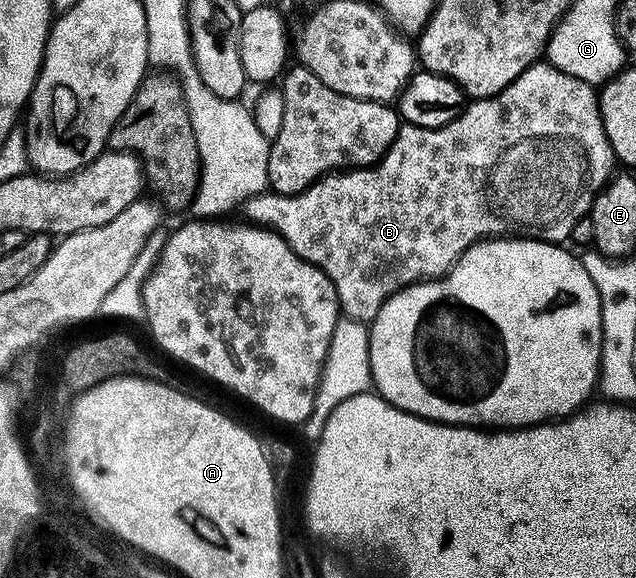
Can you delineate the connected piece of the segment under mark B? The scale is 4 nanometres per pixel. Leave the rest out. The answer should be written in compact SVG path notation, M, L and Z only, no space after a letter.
M539 62L528 68L518 80L511 82L503 94L499 94L490 100L479 100L470 103L462 111L461 117L439 130L423 130L410 124L405 124L401 132L395 138L389 153L381 159L381 163L371 168L358 168L346 170L332 176L322 176L316 184L313 184L306 192L300 192L297 196L279 196L276 194L264 194L251 197L243 205L244 219L248 223L268 228L277 232L299 254L301 260L308 264L314 264L323 274L331 278L335 290L339 294L341 311L350 320L358 320L360 324L372 322L387 301L405 288L413 284L424 284L426 280L439 280L447 275L455 267L457 261L467 251L474 248L482 240L496 237L509 220L513 224L522 224L529 228L528 235L534 240L543 240L547 244L564 245L565 239L580 226L586 223L587 217L593 211L593 203L597 201L597 195L601 193L615 175L615 169L619 161L613 152L611 142L607 138L607 130L603 126L601 117L601 98L598 89L587 82L579 82L571 78L571 74L563 74L558 68L552 68L548 62Z

